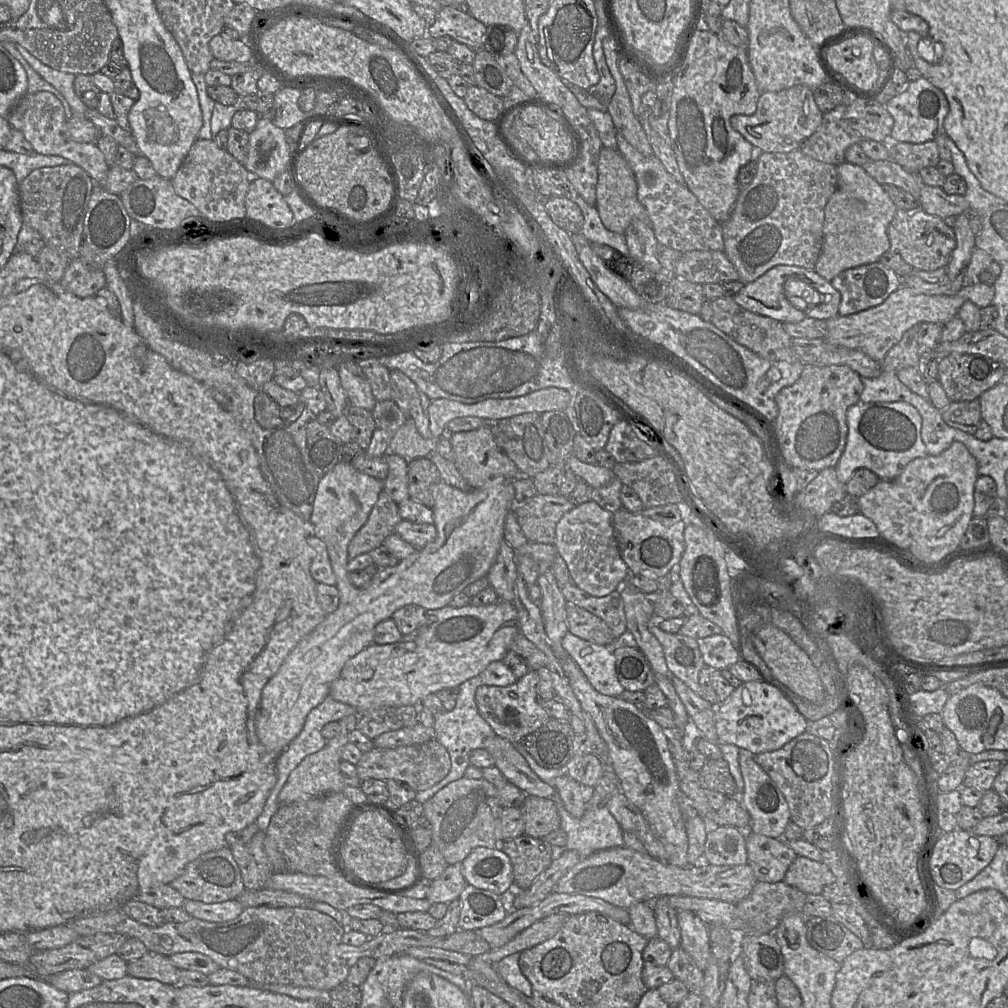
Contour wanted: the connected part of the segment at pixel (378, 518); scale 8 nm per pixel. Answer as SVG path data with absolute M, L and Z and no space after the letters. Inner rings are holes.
M382 490L367 521L349 542L349 559L381 546L389 535L395 533L401 520L398 504Z

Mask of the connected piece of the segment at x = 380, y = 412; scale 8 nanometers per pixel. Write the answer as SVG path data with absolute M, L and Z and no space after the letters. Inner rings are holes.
M393 399L377 401L372 414L375 429L365 453L371 458L376 458L388 454L390 441L408 417Z

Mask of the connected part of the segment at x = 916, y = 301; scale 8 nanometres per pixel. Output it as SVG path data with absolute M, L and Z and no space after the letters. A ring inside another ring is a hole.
M983 283L964 285L955 295L926 295L902 284L878 306L848 316L837 315L827 319L825 339L832 345L860 350L873 360L882 362L889 350L914 325L926 322L946 323L958 315L959 309L966 301L984 308L992 305L994 296L994 287Z

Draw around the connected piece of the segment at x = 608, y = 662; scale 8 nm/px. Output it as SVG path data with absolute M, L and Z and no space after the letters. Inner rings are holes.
M569 631L562 639L562 646L599 693L619 697L624 692L616 674L614 654L607 646L591 643Z

